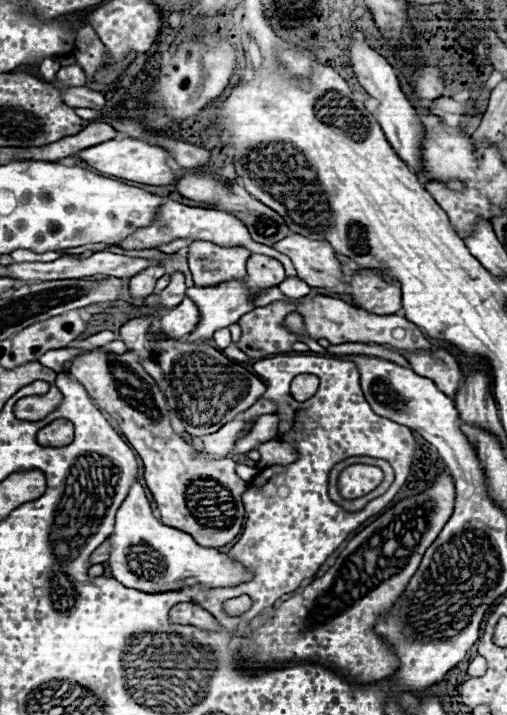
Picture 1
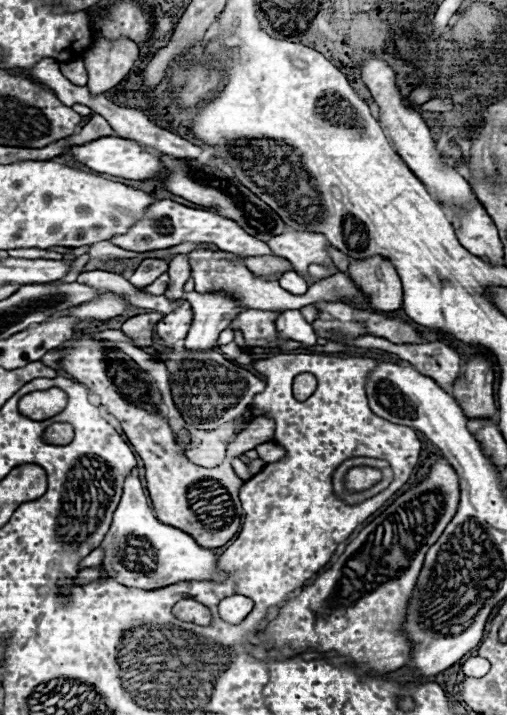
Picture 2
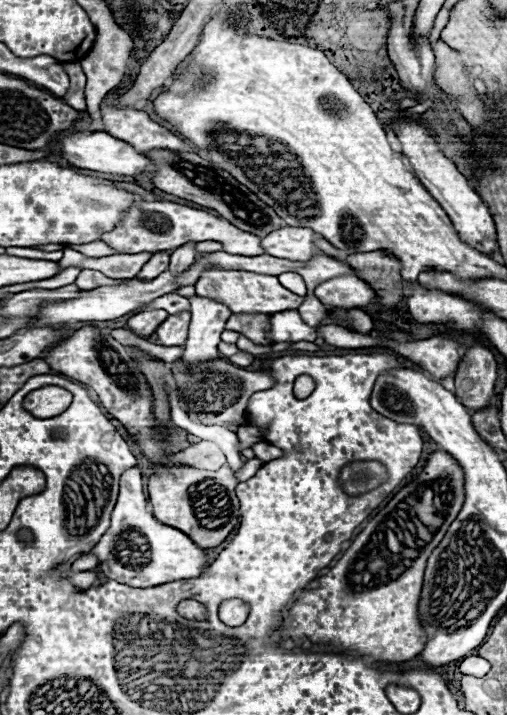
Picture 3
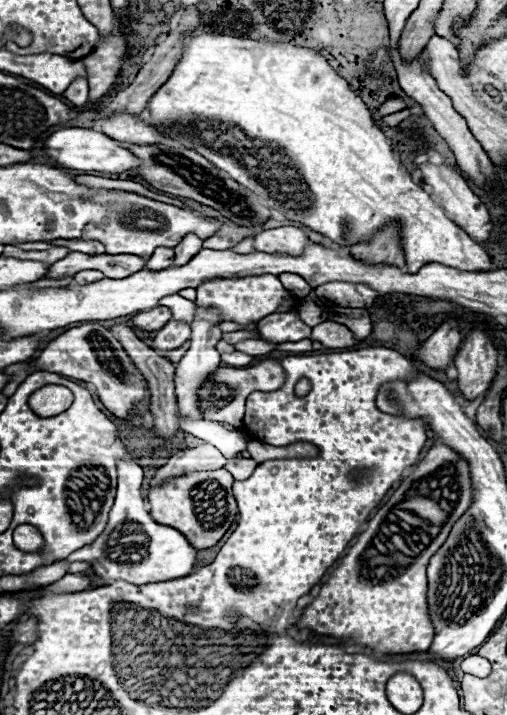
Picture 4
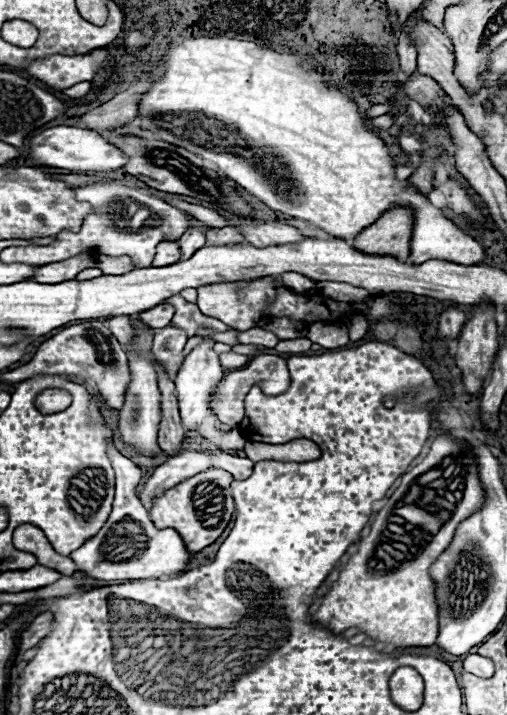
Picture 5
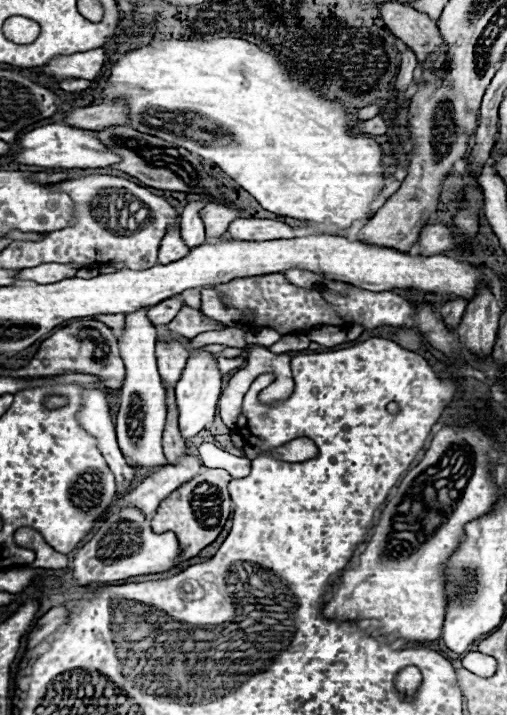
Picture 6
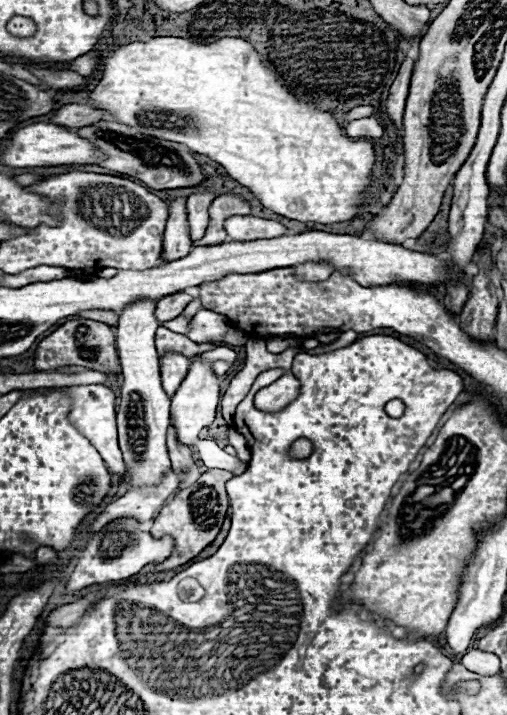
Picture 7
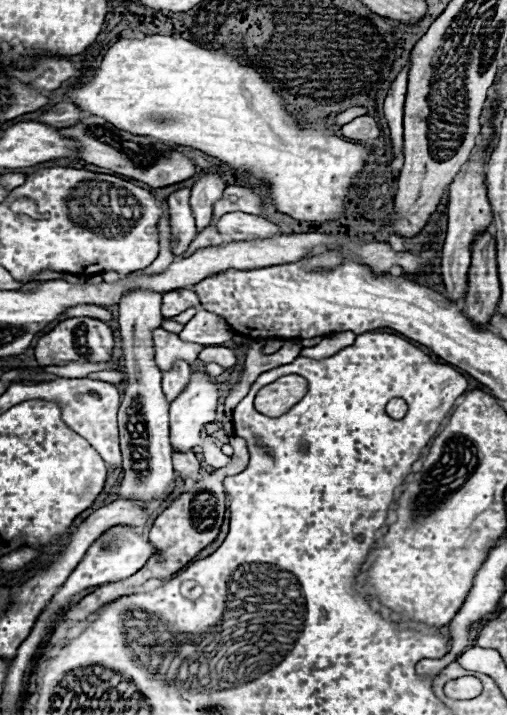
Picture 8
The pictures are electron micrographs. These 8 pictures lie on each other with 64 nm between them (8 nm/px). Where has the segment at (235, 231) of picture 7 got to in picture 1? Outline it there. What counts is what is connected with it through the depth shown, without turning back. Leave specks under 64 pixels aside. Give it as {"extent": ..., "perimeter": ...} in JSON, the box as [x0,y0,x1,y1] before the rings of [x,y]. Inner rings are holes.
{"extent":[272,234,346,294],"perimeter":[[[290,234],[284,240],[278,240],[272,248],[292,260],[298,278],[302,278],[306,284],[314,288],[326,288],[334,294],[346,292],[346,276],[342,274],[340,262],[336,260],[334,250],[326,240],[312,240],[300,234]]]}

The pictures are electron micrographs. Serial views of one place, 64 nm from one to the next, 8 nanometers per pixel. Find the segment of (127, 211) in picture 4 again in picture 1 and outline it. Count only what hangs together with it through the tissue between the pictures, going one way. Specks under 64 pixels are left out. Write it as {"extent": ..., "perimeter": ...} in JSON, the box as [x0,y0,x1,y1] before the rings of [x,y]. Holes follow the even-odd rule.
{"extent":[118,202,296,276],"perimeter":[[[164,202],[152,224],[144,226],[144,228],[138,228],[132,236],[124,238],[122,242],[118,242],[120,248],[126,248],[126,250],[148,250],[148,248],[158,248],[162,244],[168,244],[172,240],[178,240],[178,238],[190,238],[190,240],[206,240],[206,242],[214,242],[218,246],[224,246],[224,248],[234,248],[234,246],[242,246],[242,248],[248,248],[252,254],[264,254],[264,256],[272,256],[276,260],[283,264],[286,276],[296,276],[296,270],[292,266],[291,260],[284,254],[276,252],[274,248],[268,248],[264,244],[256,244],[250,240],[250,234],[246,230],[246,226],[232,214],[228,212],[220,212],[220,210],[208,210],[208,208],[192,208],[192,206],[184,206],[184,204],[178,204],[178,202]]]}

